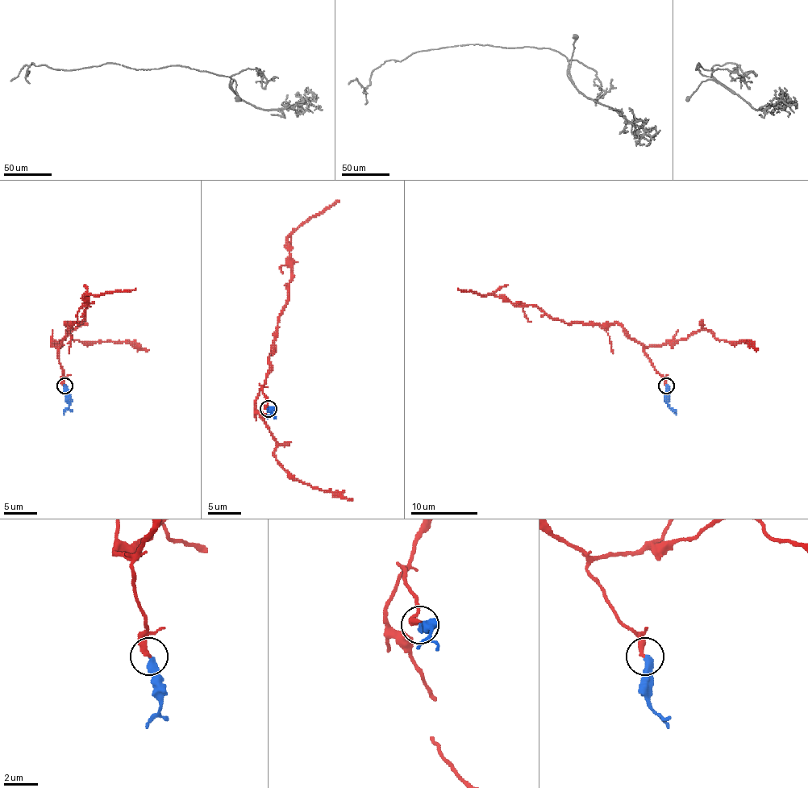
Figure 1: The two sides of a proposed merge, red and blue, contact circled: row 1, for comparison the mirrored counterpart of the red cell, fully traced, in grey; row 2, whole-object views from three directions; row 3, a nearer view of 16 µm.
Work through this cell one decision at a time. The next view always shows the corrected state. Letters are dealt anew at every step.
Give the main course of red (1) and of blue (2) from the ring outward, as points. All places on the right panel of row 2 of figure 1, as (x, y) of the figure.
1: (666, 386), (643, 346), (616, 323), (571, 323), (549, 318), (533, 305), (513, 305), (458, 288)
2: (666, 385), (669, 408), (676, 414)

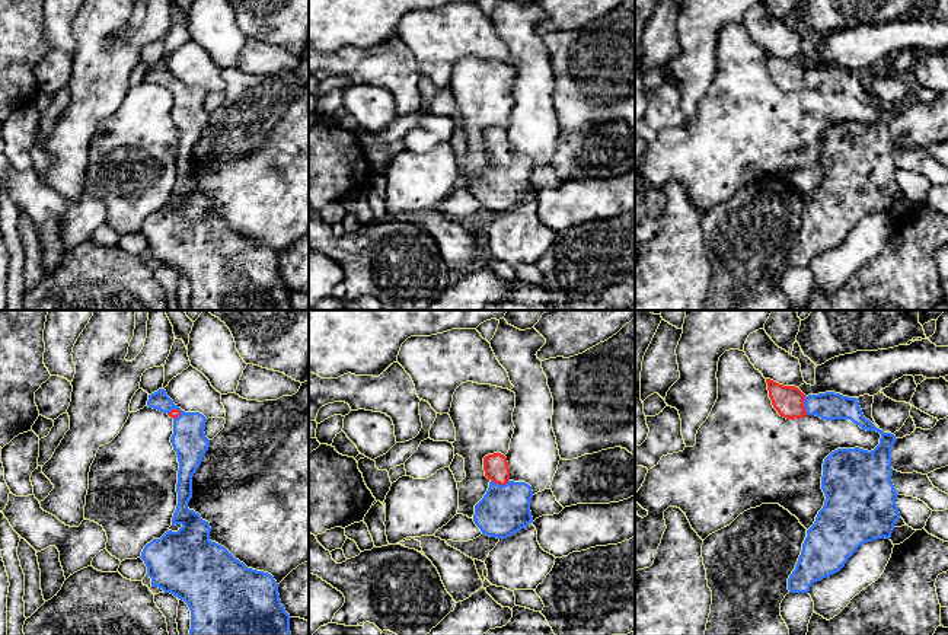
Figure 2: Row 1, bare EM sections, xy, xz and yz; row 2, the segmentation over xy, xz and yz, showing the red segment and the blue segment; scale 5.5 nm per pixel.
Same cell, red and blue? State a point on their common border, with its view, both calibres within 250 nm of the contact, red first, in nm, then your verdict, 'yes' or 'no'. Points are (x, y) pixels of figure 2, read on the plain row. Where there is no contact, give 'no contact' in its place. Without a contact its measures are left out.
xz (500, 158) | 140/280 nm | yes

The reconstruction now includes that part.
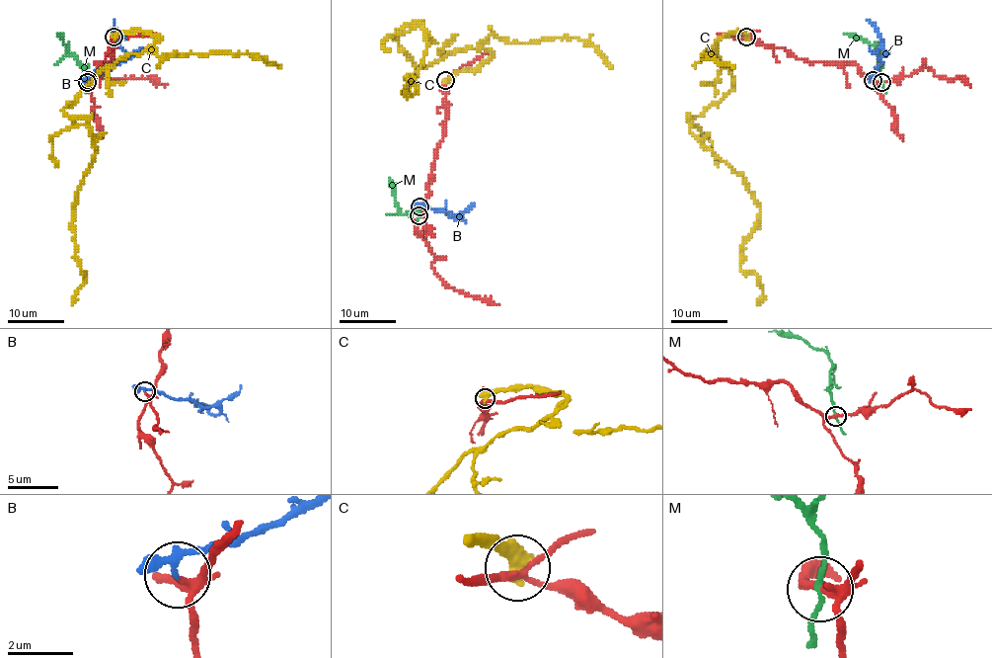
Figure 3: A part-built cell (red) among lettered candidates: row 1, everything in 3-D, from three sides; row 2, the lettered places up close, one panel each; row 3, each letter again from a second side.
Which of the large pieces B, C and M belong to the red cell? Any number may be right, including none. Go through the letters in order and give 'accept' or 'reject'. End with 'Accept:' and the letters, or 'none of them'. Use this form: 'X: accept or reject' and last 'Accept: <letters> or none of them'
B: reject
C: reject
M: reject
Accept: none of them

